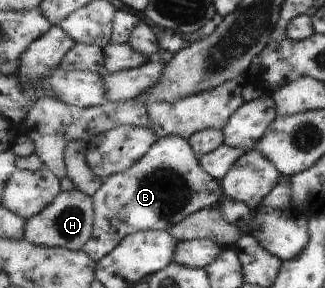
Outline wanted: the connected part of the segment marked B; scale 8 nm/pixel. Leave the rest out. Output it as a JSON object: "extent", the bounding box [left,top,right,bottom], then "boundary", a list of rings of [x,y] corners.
{"extent":[84,135,251,262],"boundary":[[[170,135],[161,138],[131,169],[112,175],[94,195],[94,236],[84,249],[96,262],[113,253],[127,236],[149,230],[168,230],[198,211],[221,206],[226,218],[248,233],[251,208],[226,197],[222,182],[204,167],[190,140]]]}

